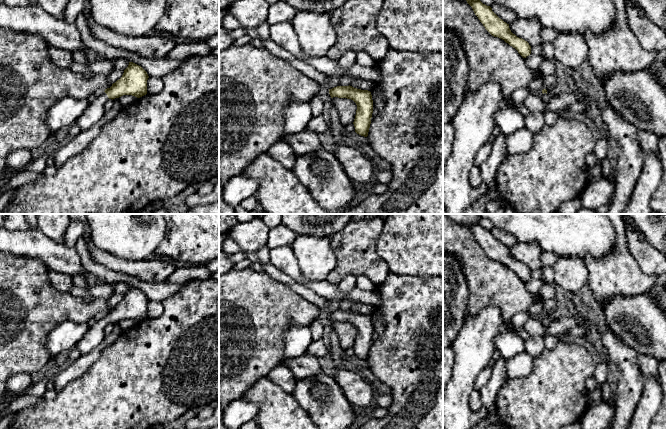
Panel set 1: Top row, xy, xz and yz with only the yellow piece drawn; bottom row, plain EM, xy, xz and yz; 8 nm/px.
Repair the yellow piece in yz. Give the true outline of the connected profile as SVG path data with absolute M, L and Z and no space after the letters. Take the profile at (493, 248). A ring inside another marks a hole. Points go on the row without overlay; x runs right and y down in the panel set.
M479 223L466 224L472 231L475 239L485 253L494 261L498 261L515 272L518 277L526 282L531 278L531 270L527 265L517 261L509 252L509 248L500 243L490 230L483 228Z

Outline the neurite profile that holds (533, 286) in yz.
M530 278L525 282L525 287L528 292L534 294L534 295L539 295L540 288L543 285L543 281L541 279L533 279Z

